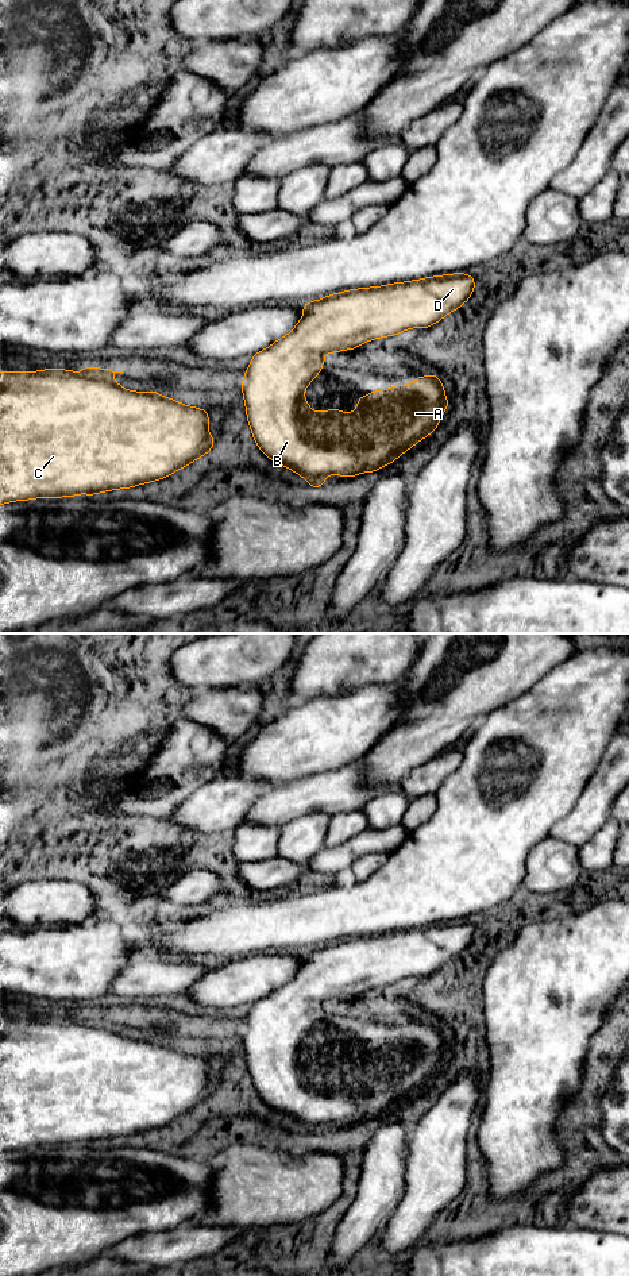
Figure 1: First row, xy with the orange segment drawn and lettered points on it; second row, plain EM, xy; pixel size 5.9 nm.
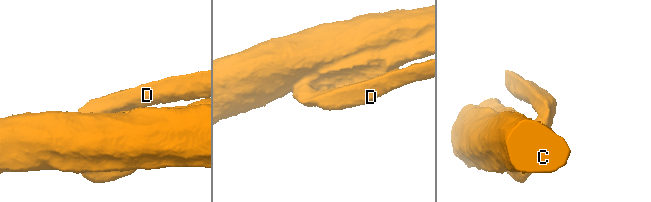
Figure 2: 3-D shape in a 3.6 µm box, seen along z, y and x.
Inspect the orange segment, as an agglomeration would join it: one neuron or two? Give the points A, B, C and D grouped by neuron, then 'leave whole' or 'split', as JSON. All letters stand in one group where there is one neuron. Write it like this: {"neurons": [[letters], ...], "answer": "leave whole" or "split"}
{"neurons": [["A", "B", "C", "D"]], "answer": "leave whole"}

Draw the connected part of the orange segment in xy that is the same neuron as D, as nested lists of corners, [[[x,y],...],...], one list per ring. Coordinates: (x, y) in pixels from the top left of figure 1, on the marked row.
[[[462,271],[383,286],[351,289],[304,304],[304,317],[293,331],[256,352],[242,381],[247,421],[261,451],[273,462],[300,474],[310,487],[324,487],[327,475],[336,474],[348,478],[367,471],[375,473],[432,433],[439,427],[440,417],[448,409],[445,388],[436,374],[416,377],[413,385],[394,385],[386,390],[373,390],[370,396],[359,396],[358,409],[351,410],[348,417],[344,416],[343,409],[310,410],[304,392],[324,366],[323,355],[327,351],[336,355],[340,350],[350,351],[367,340],[400,335],[408,328],[429,328],[468,301],[475,284],[475,278]]]

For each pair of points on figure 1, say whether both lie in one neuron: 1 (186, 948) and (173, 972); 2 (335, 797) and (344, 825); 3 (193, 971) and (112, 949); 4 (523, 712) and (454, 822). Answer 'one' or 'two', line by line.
1: two
2: two
3: two
4: one

